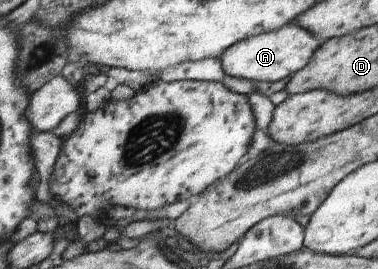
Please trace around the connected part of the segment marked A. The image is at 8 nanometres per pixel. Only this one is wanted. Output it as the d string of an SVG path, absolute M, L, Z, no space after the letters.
M291 23L274 32L262 32L256 36L248 36L238 44L232 44L226 52L220 54L219 60L222 62L224 75L271 83L288 78L304 68L318 48L320 40L316 40L306 28Z

